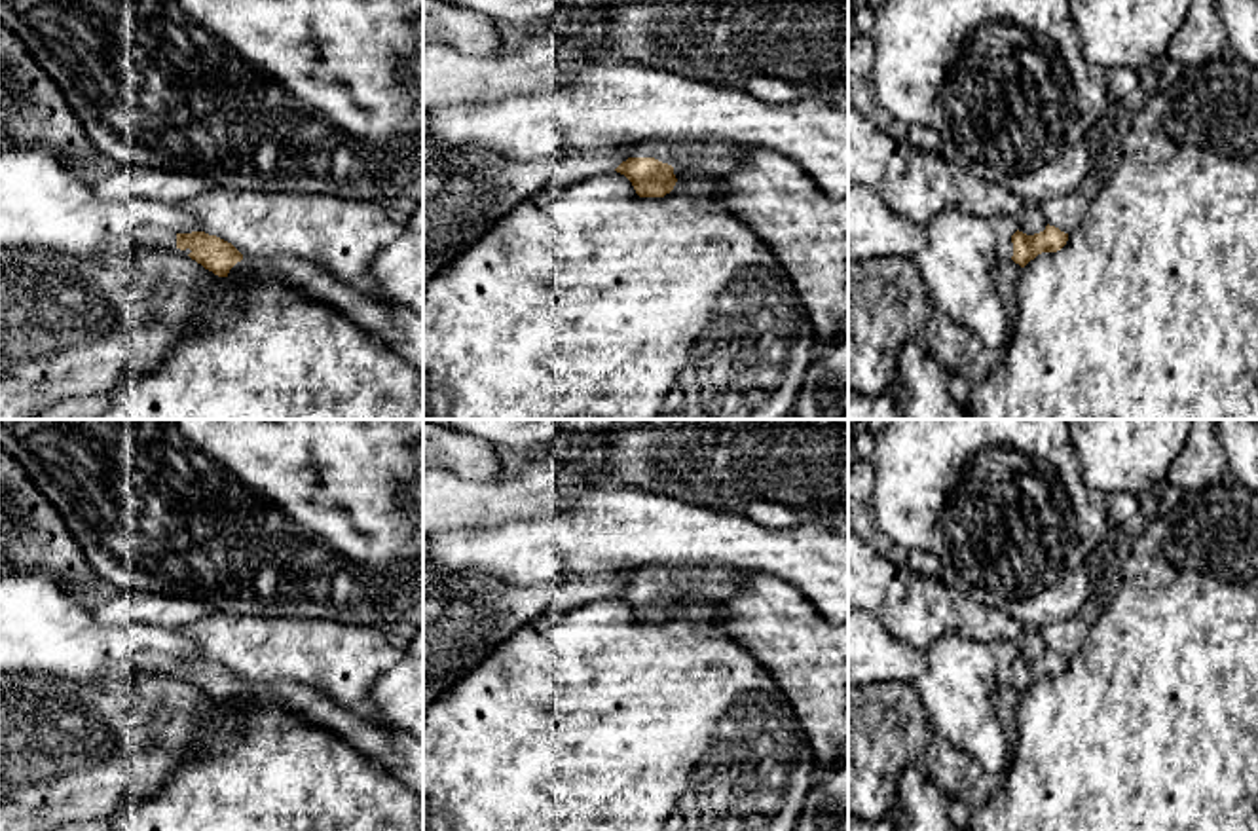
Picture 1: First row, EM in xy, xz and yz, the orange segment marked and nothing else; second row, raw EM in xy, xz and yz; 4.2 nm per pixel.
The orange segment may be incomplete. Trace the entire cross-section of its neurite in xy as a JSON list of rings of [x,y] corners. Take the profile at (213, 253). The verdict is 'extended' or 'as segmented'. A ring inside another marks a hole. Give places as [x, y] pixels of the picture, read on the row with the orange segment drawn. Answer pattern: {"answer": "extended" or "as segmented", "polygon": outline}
{"answer": "extended", "polygon": [[[205,231],[176,233],[176,249],[218,277],[281,281],[342,311],[423,370],[423,315],[410,307],[389,311],[302,256],[245,258],[231,243]]]}

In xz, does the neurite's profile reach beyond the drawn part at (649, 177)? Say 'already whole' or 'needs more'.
needs more

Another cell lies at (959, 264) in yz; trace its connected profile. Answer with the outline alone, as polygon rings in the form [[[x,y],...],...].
[[[949,209],[924,230],[926,247],[913,260],[934,309],[973,332],[983,347],[1006,349],[1013,321],[996,290],[996,250],[1017,231],[1017,222]]]

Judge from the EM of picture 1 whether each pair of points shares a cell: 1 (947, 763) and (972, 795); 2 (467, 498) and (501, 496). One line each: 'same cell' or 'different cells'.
1: same cell
2: same cell

